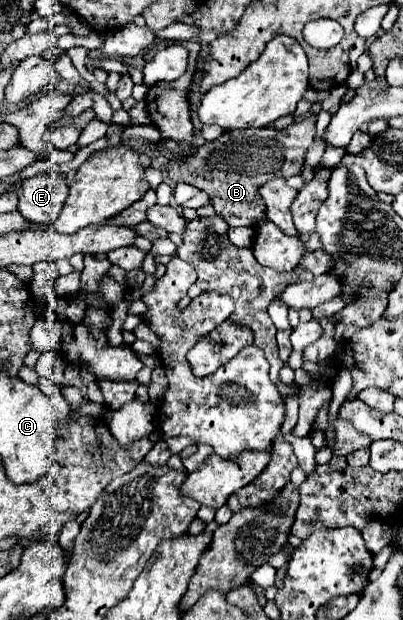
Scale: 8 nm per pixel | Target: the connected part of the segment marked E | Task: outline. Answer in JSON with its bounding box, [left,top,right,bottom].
[18,173,68,225]

